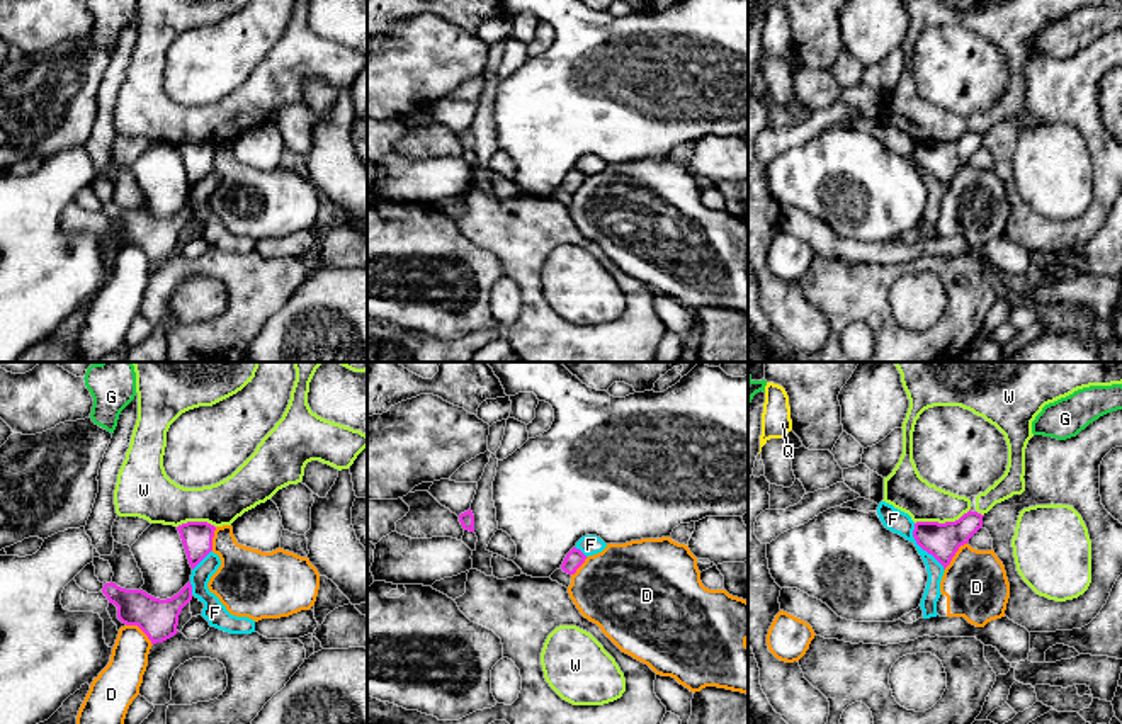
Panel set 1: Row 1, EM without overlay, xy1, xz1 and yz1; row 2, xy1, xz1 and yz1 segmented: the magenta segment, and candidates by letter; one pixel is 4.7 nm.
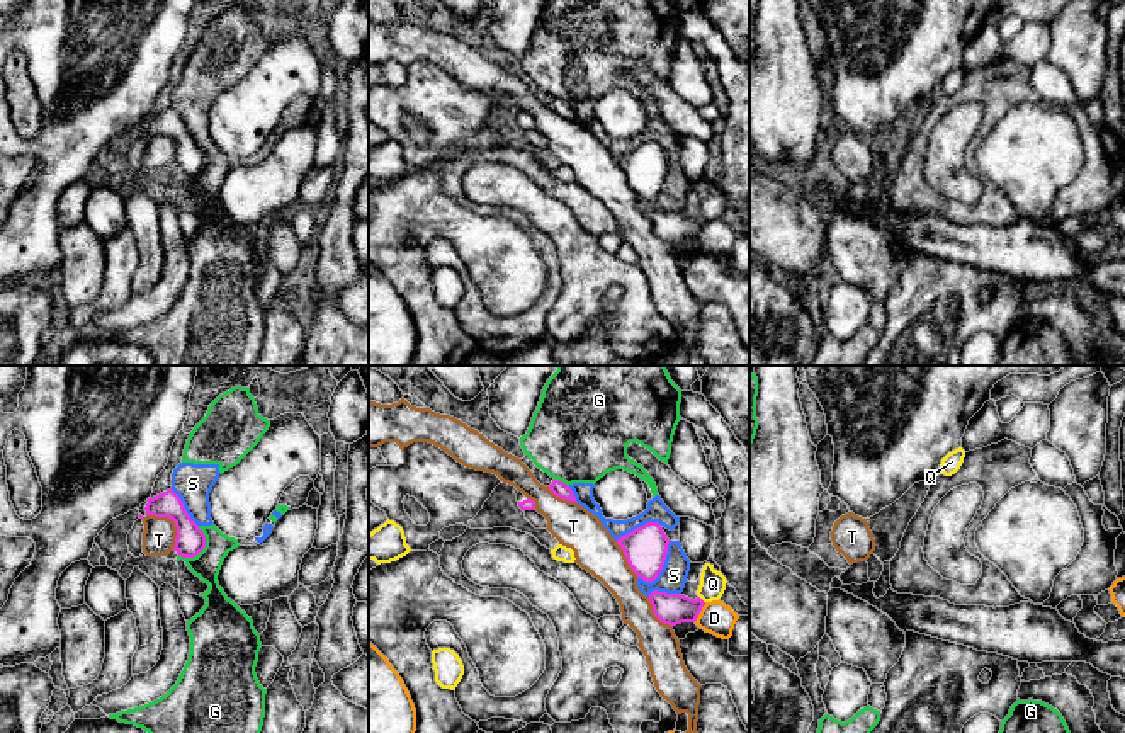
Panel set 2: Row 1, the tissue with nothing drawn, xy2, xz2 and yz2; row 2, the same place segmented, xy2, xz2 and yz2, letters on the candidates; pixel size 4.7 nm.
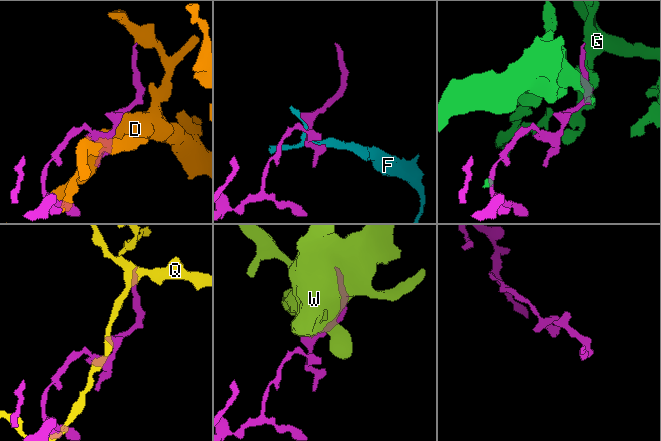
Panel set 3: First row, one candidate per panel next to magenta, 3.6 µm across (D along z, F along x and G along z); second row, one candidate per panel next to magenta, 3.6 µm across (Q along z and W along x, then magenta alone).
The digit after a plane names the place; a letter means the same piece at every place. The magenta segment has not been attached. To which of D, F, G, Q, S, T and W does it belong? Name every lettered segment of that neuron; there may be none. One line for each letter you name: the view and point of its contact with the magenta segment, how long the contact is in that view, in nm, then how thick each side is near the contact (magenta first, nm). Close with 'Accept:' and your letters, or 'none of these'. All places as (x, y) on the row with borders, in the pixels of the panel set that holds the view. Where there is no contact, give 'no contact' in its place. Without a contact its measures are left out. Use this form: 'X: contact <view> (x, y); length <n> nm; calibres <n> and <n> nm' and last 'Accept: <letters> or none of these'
Accept: none of these

